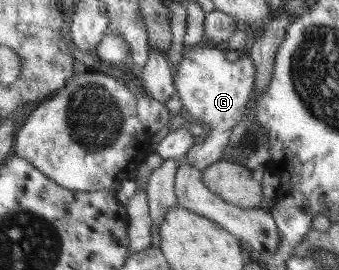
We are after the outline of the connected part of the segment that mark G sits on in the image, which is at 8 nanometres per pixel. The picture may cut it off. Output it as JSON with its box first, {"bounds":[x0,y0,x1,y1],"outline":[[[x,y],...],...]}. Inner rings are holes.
{"bounds":[169,40,257,171],"outline":[[[203,40],[191,49],[185,49],[184,46],[179,66],[171,65],[169,69],[173,74],[173,84],[179,92],[182,106],[189,114],[203,120],[208,131],[205,140],[199,146],[192,147],[183,157],[187,164],[200,171],[222,159],[223,152],[230,142],[231,131],[243,118],[246,104],[257,83],[257,66],[246,51],[241,52],[237,62],[227,62],[221,50],[211,48],[207,43],[209,41]]]}

